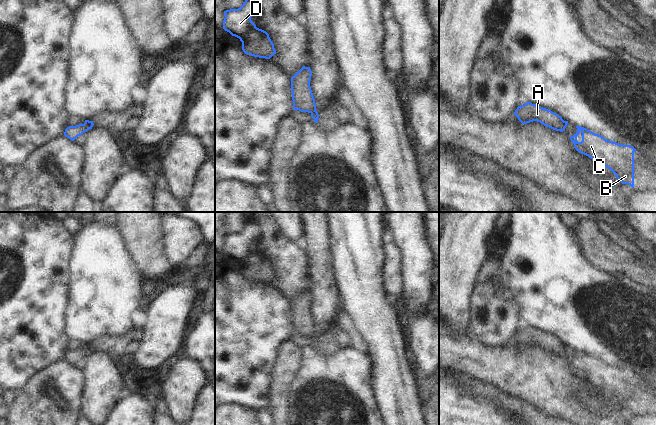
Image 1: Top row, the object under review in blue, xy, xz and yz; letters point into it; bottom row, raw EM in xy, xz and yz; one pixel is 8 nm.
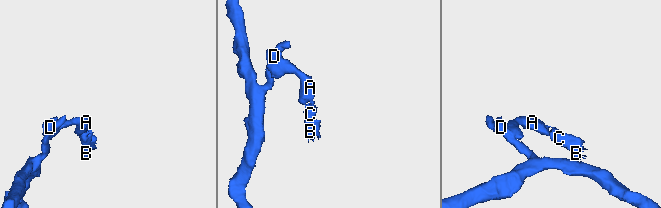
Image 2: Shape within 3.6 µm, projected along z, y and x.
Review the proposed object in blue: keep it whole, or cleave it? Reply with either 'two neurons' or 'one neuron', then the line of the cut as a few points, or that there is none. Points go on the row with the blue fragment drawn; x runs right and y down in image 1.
two neurons; cut in xz along (315, 110), (311, 113)

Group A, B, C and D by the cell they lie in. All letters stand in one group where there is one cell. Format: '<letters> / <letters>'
A D / B C

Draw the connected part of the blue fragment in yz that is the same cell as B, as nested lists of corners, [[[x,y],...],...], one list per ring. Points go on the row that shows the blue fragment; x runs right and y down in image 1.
[[[576,126],[577,133],[570,136],[575,149],[594,162],[610,169],[622,184],[634,188],[634,152],[630,145],[606,140],[603,136]]]

